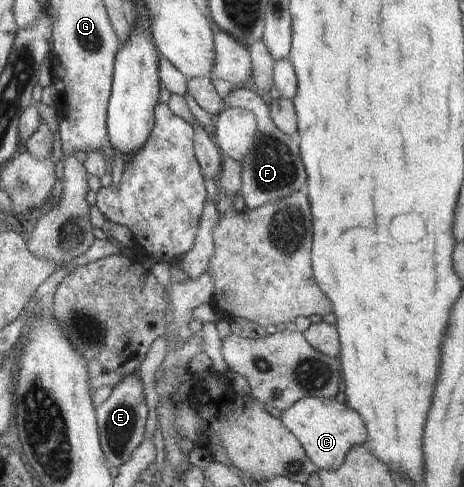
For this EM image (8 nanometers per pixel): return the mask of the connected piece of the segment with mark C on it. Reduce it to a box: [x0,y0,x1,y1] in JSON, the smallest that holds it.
[280,397,368,471]

